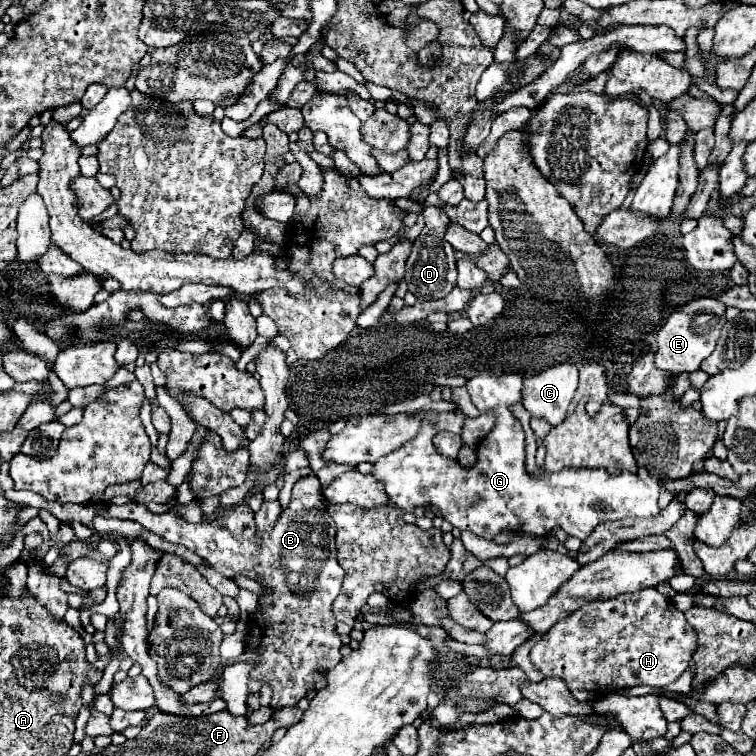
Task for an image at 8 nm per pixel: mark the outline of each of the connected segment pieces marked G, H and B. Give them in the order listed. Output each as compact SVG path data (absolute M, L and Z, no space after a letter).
M478 373L466 383L472 403L480 411L496 413L496 427L478 444L476 463L468 469L460 467L460 463L456 463L454 459L438 453L432 442L438 431L444 431L444 427L448 427L450 411L448 413L428 411L422 419L422 427L420 427L422 431L418 431L418 435L406 441L400 449L380 457L370 471L374 479L384 485L384 491L388 493L390 501L394 501L404 511L412 511L414 507L434 505L440 509L444 519L450 521L454 527L468 529L484 539L494 539L502 531L520 531L520 533L544 537L560 525L568 535L584 541L602 521L616 521L624 517L654 517L660 513L660 507L658 507L660 485L656 477L640 479L638 475L632 475L628 471L622 471L620 475L610 475L606 469L562 469L558 473L542 471L538 477L530 475L524 463L522 425L508 409L512 403L522 401L520 397L522 381L524 381L522 375L518 373Z
M642 589L638 593L622 593L582 605L578 611L570 613L570 617L564 617L550 627L542 639L532 645L530 661L544 673L544 677L562 679L578 701L598 701L608 693L634 685L666 687L674 683L690 665L696 647L696 633L690 629L684 613L676 609L674 601L660 595L656 589Z
M316 475L300 479L294 485L288 507L282 509L276 525L270 531L256 529L254 511L250 509L248 503L240 503L230 509L220 509L220 513L212 521L200 521L200 523L190 523L176 511L156 515L148 511L146 505L136 503L136 501L130 501L124 505L106 505L102 517L138 521L144 529L160 535L164 541L188 547L190 551L200 555L204 561L208 561L214 569L218 569L218 573L232 577L232 579L236 575L244 575L262 587L262 595L258 597L258 607L248 619L246 649L240 657L226 659L224 665L234 665L240 661L256 659L258 665L250 671L250 679L272 687L272 705L294 707L308 693L310 687L322 689L326 685L328 671L334 669L334 665L338 665L338 661L342 659L340 657L342 641L340 641L340 635L336 633L332 601L340 593L344 569L338 565L338 559L336 559L336 545L334 545L336 529L334 529L334 521L326 513L326 503L322 501L320 481Z

